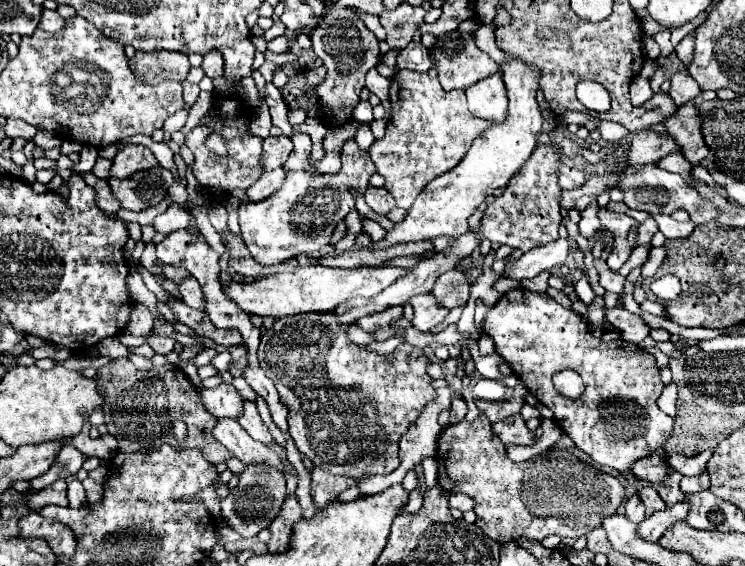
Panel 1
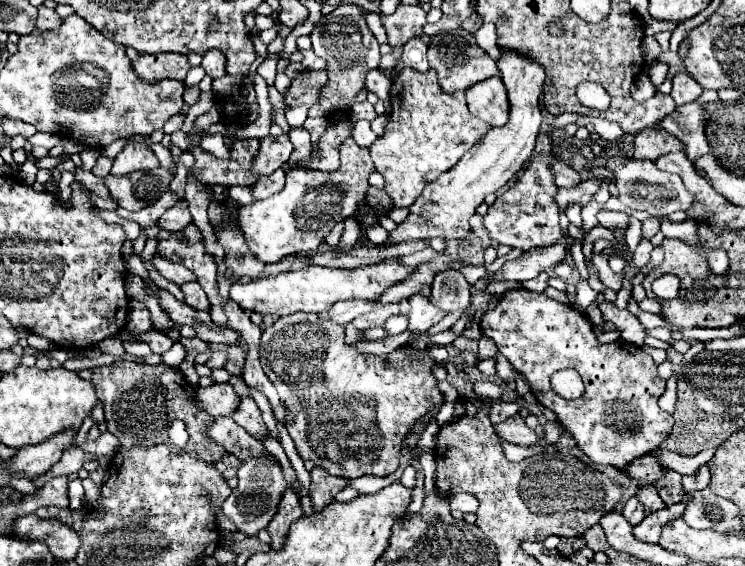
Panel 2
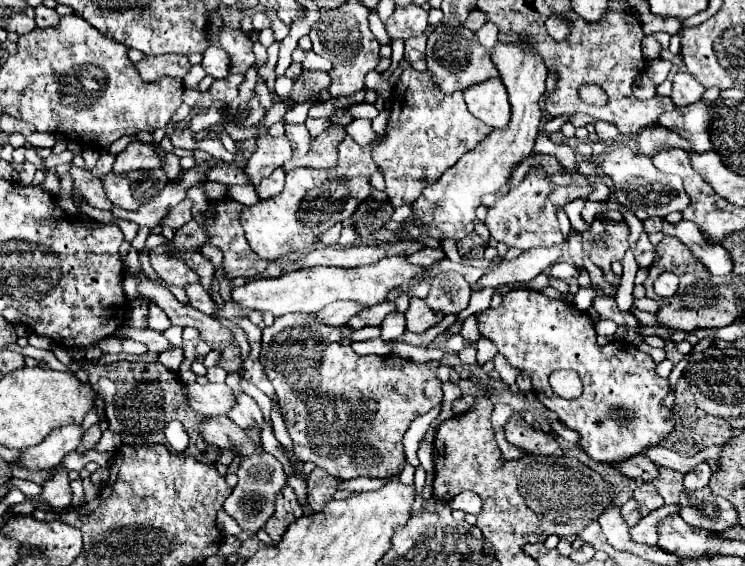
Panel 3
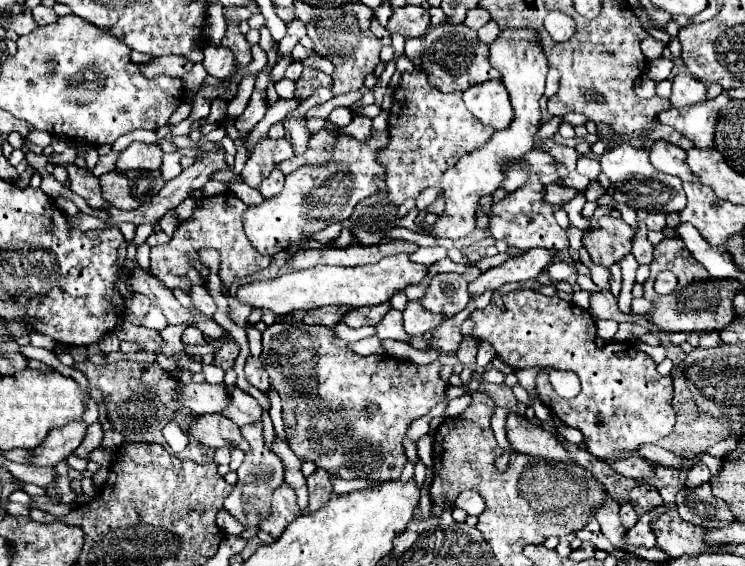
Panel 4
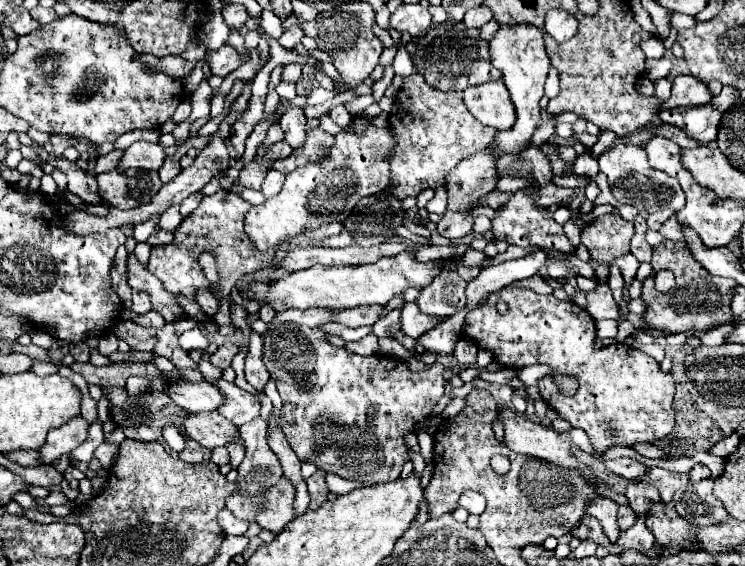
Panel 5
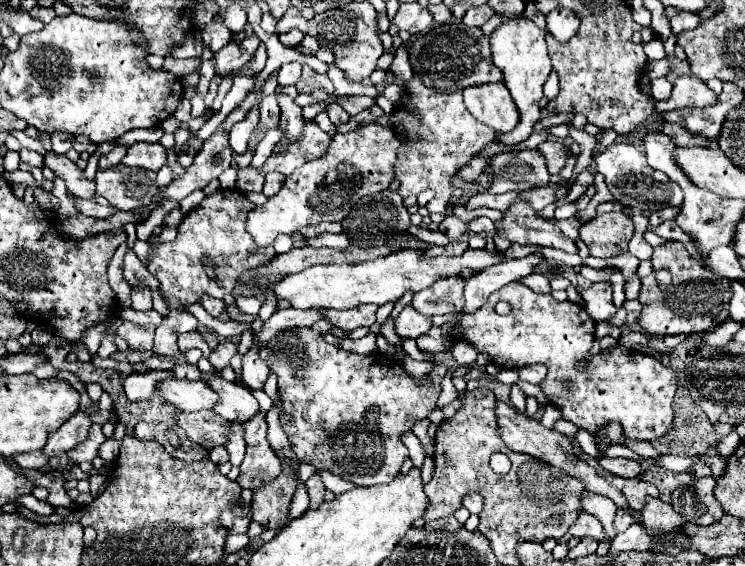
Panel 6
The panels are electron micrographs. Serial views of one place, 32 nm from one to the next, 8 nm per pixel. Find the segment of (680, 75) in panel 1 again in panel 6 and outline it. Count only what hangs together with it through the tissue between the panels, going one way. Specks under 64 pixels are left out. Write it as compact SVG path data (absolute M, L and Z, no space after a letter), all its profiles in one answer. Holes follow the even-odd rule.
M678 76L668 100L656 102L656 112L668 112L678 108L706 108L716 104L716 94L696 76Z

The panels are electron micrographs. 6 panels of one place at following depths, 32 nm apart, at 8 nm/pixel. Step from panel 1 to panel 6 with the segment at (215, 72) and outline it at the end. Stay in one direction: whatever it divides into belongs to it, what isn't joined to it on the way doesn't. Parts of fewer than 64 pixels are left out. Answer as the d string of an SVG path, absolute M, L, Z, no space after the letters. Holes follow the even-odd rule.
M250 34L250 36L244 38L244 42L240 46L226 44L220 52L214 52L212 60L216 62L216 74L224 76L224 74L228 74L228 72L238 70L240 66L244 66L252 58L252 54L256 52L258 44L260 44L258 36Z

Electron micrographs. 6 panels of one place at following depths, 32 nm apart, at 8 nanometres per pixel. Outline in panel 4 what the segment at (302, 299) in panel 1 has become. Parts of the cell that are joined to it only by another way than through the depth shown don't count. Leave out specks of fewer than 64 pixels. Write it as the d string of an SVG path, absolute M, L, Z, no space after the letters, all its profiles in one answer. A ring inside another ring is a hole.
M402 252L398 256L382 258L376 264L356 266L356 268L340 268L340 266L314 266L308 270L294 270L274 280L260 280L244 284L236 290L236 300L258 308L272 310L276 316L284 316L290 312L308 312L328 304L352 304L352 306L376 306L388 302L396 292L404 290L408 284L420 284L426 278L428 270L424 264L410 262L408 254Z

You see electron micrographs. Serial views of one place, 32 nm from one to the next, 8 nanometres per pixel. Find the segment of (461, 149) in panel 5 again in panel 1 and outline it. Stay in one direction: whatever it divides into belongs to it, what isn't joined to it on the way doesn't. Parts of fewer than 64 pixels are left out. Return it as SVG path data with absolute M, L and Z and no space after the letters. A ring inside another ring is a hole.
M434 66L428 72L398 70L390 78L390 102L392 118L386 126L386 136L374 142L368 152L378 174L386 180L384 188L396 198L400 208L408 210L426 184L452 170L464 158L474 138L490 124L472 116L466 108L464 90L446 92L440 88Z

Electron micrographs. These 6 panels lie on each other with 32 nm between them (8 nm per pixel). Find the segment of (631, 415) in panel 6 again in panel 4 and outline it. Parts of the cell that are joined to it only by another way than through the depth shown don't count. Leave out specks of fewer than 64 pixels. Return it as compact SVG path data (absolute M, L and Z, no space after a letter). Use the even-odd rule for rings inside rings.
M520 288L520 290L512 290L512 292L504 294L502 300L504 300L504 308L496 308L494 304L490 304L488 308L476 310L472 314L472 320L476 324L474 326L476 338L488 340L496 348L496 354L500 354L502 360L506 364L510 364L512 368L542 370L542 374L536 379L538 398L566 426L582 430L586 450L594 458L610 460L618 452L636 452L640 448L640 444L658 442L660 438L664 438L672 432L672 428L674 428L674 410L670 406L670 398L674 394L672 378L660 376L656 372L656 362L648 354L640 352L632 342L612 342L610 352L598 350L596 340L594 340L594 318L586 310L580 310L576 304L560 300L558 296L548 298L540 292ZM546 370L574 370L582 382L582 392L572 400L560 398L548 382Z

